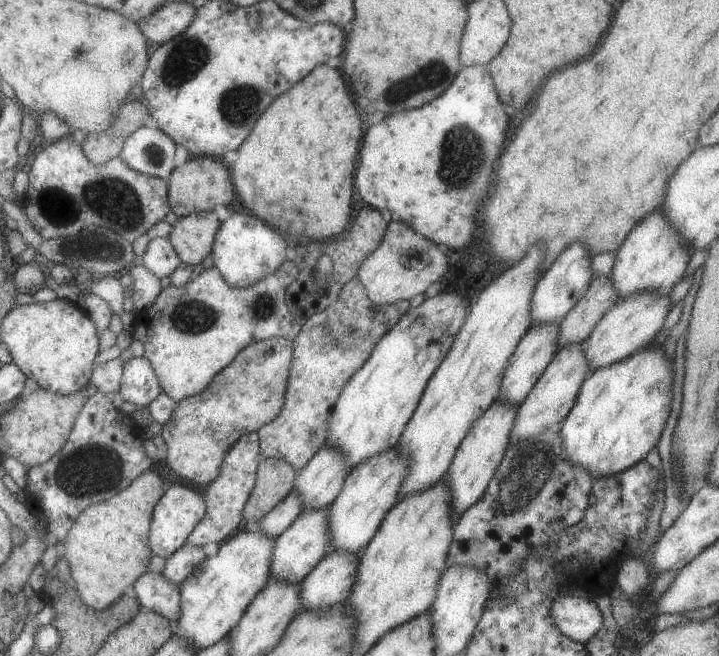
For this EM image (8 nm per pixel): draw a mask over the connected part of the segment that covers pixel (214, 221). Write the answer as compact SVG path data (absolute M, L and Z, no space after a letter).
M214 211L179 218L168 236L181 262L194 266L210 255L221 222Z

